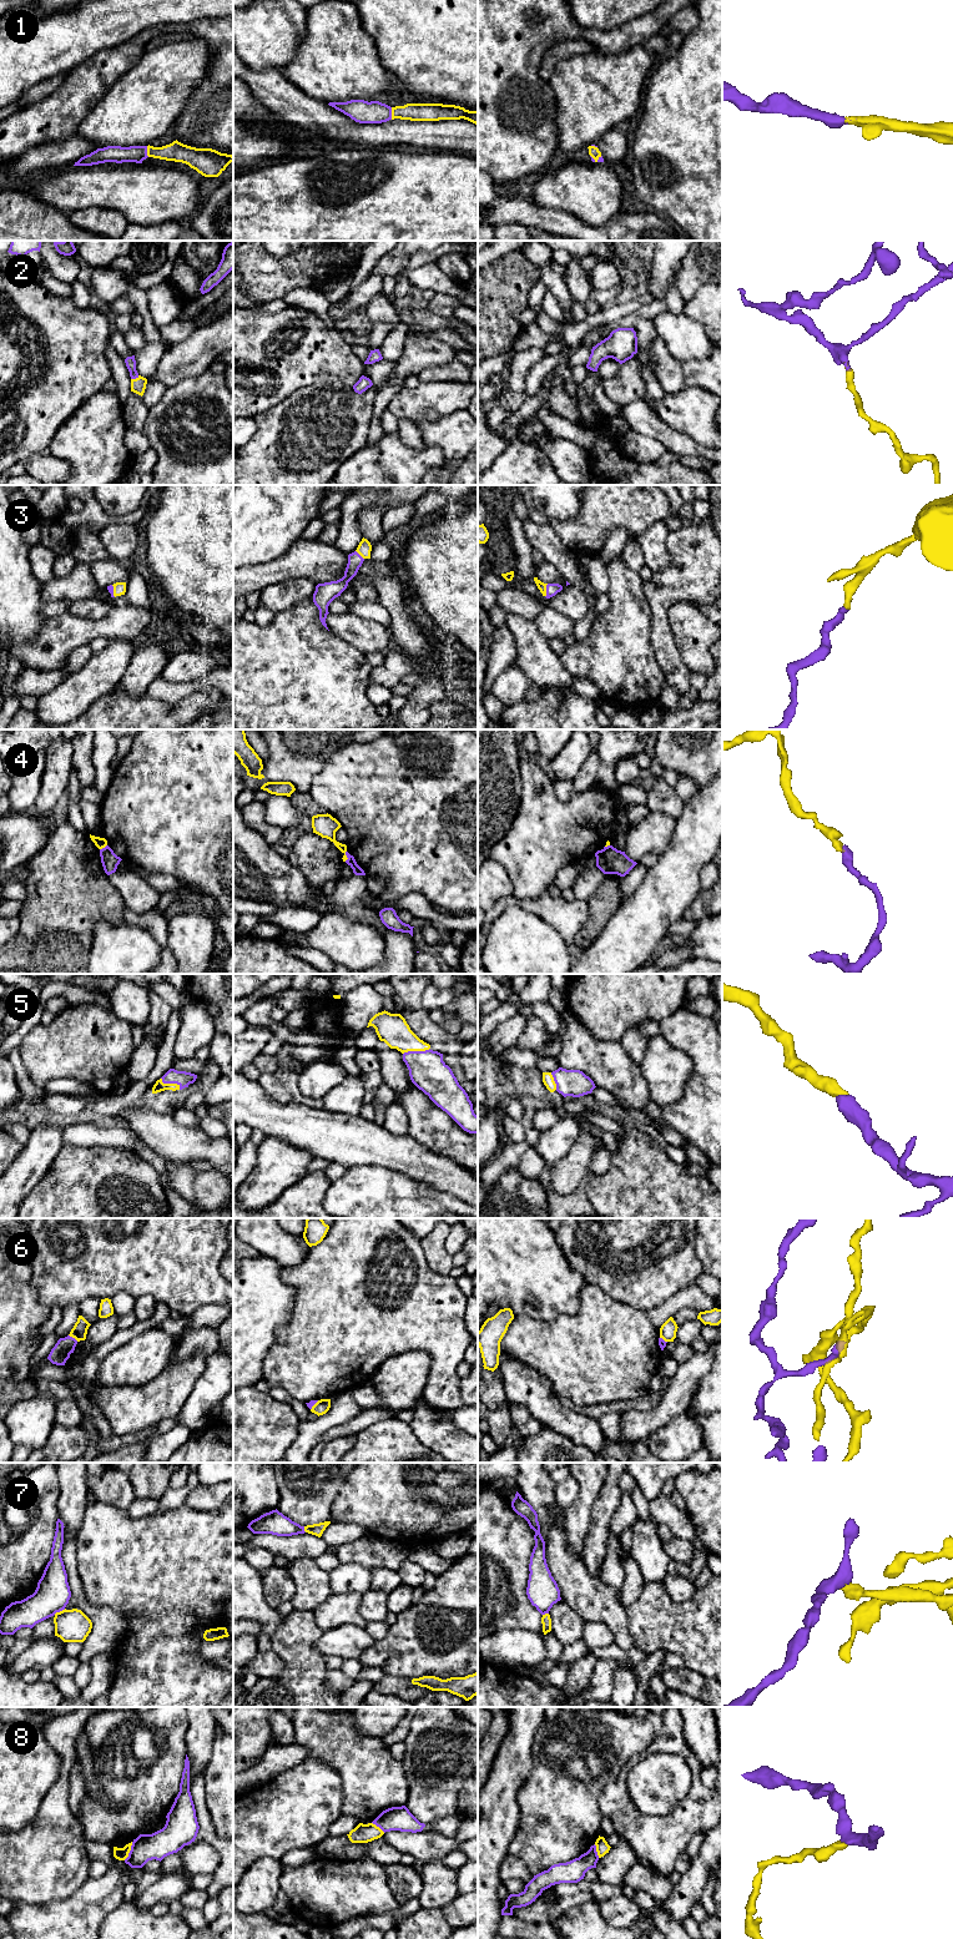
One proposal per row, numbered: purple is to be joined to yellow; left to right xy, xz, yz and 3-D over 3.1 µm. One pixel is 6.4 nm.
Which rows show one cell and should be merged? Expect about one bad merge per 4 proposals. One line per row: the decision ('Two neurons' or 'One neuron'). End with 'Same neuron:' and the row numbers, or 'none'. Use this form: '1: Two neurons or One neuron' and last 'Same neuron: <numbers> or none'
1: One neuron
2: One neuron
3: One neuron
4: Two neurons
5: One neuron
6: Two neurons
7: One neuron
8: Two neurons
Same neuron: 1, 2, 3, 5, 7

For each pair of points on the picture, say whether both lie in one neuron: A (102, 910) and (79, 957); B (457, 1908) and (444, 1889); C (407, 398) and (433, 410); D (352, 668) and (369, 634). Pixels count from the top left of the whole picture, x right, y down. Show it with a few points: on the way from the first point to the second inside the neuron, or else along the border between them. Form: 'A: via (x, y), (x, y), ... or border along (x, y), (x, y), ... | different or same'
A: via (90, 919), (79, 930), (79, 944) | same
B: border along (459, 1893), (442, 1908) | different
C: via (413, 404), (427, 404) | same
D: border along (336, 636), (352, 645), (363, 655) | different

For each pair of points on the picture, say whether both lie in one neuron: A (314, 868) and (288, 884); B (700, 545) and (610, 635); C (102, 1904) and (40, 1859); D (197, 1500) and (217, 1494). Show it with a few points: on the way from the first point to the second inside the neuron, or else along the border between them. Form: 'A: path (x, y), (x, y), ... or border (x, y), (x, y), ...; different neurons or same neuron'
A: border (286, 858), (302, 873), (312, 887), (321, 889); different neurons
B: border (643, 582), (643, 590), (650, 610), (651, 627); different neurons
C: border (89, 1878), (69, 1897), (53, 1899); different neurons
D: path (202, 1498), (212, 1496); same neuron

